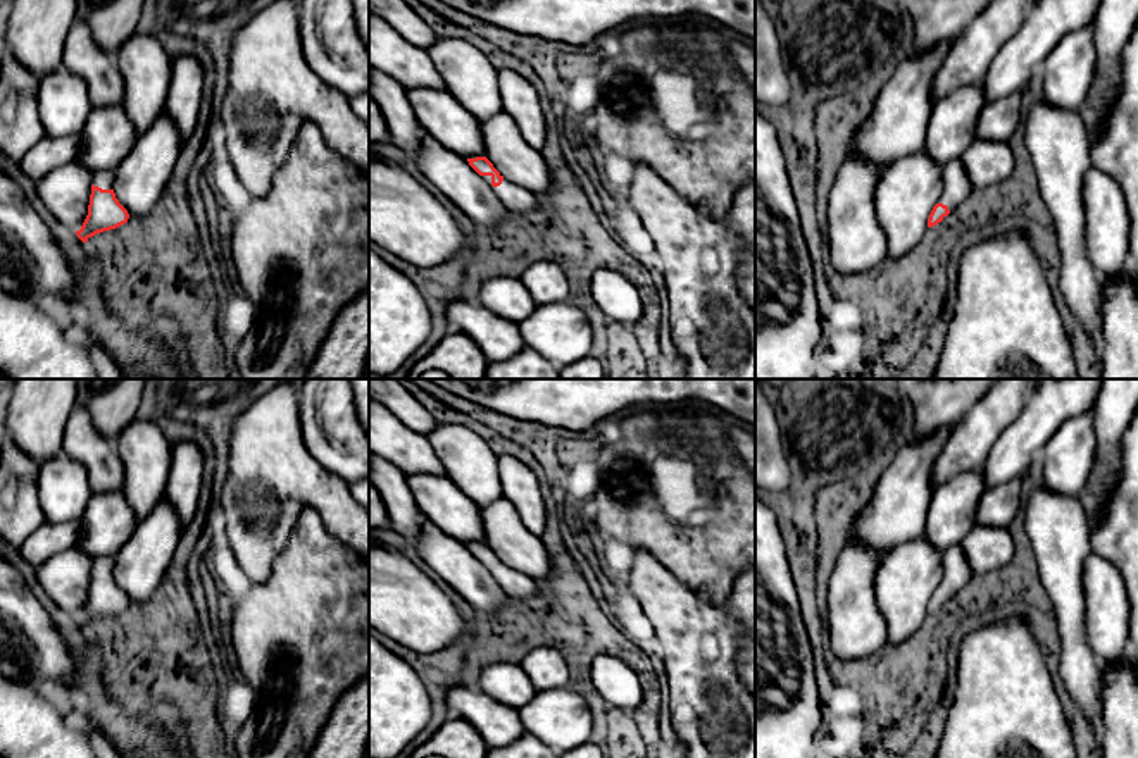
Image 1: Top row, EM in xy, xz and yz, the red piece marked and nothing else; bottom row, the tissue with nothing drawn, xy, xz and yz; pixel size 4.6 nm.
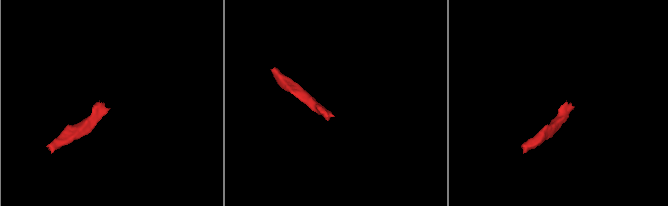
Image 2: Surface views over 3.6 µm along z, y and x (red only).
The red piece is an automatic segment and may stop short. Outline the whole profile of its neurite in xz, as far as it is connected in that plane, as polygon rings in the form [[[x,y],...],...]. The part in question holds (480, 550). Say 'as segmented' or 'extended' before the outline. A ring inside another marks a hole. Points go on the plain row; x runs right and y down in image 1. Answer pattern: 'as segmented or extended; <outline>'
extended; [[[486,543],[467,544],[467,548],[490,570],[509,598],[529,598],[535,594],[536,581],[505,565]]]

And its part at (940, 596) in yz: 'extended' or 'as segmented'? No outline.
extended

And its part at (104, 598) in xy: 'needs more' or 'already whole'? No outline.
needs more

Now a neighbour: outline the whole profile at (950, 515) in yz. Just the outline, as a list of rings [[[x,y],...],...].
[[[979,470],[962,472],[935,489],[924,539],[936,550],[960,544],[976,525],[976,506],[988,488]]]

